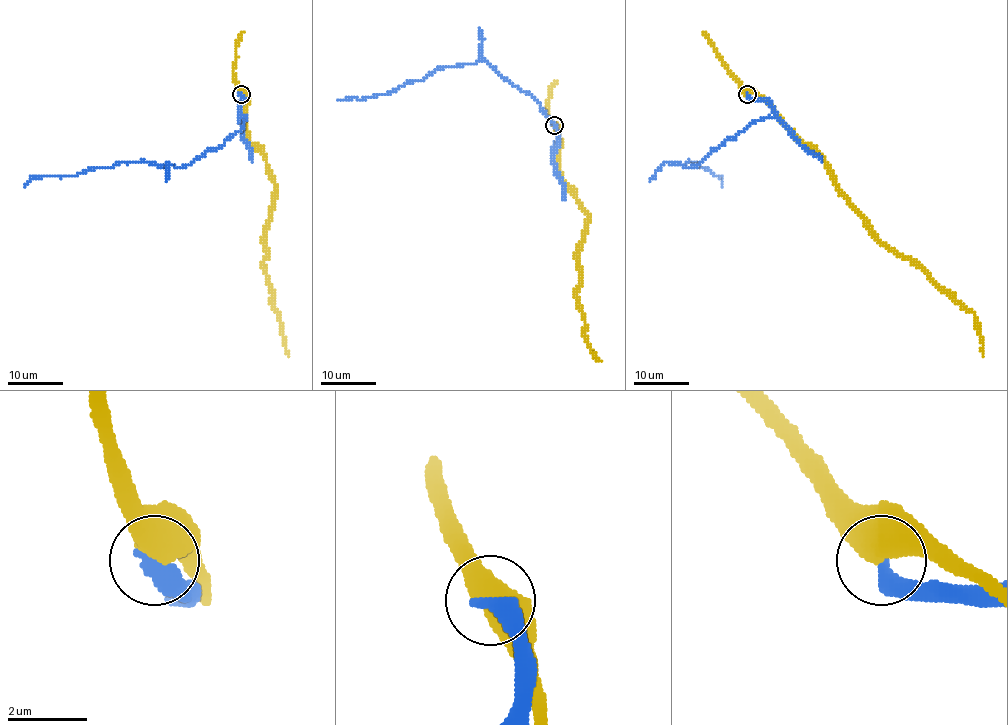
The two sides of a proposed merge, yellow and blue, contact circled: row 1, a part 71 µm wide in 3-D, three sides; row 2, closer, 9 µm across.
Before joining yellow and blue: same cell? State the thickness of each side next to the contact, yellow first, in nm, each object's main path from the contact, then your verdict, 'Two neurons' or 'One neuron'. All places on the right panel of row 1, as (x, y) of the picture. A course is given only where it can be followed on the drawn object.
Thickness 750 nm (yellow) against 500 nm. Course of yellow: (748, 93), (759, 95), (822, 158), (833, 183), (879, 240), (914, 260), (974, 314), (983, 357). Course of blue: (748, 95), (763, 99), (775, 115), (728, 138), (698, 165), (681, 165), (695, 163), (721, 176), (721, 186). Two neurons

